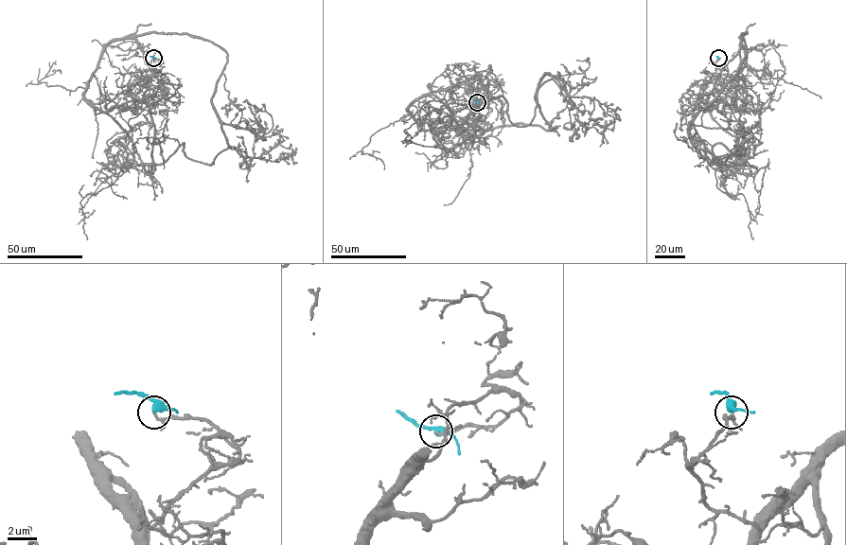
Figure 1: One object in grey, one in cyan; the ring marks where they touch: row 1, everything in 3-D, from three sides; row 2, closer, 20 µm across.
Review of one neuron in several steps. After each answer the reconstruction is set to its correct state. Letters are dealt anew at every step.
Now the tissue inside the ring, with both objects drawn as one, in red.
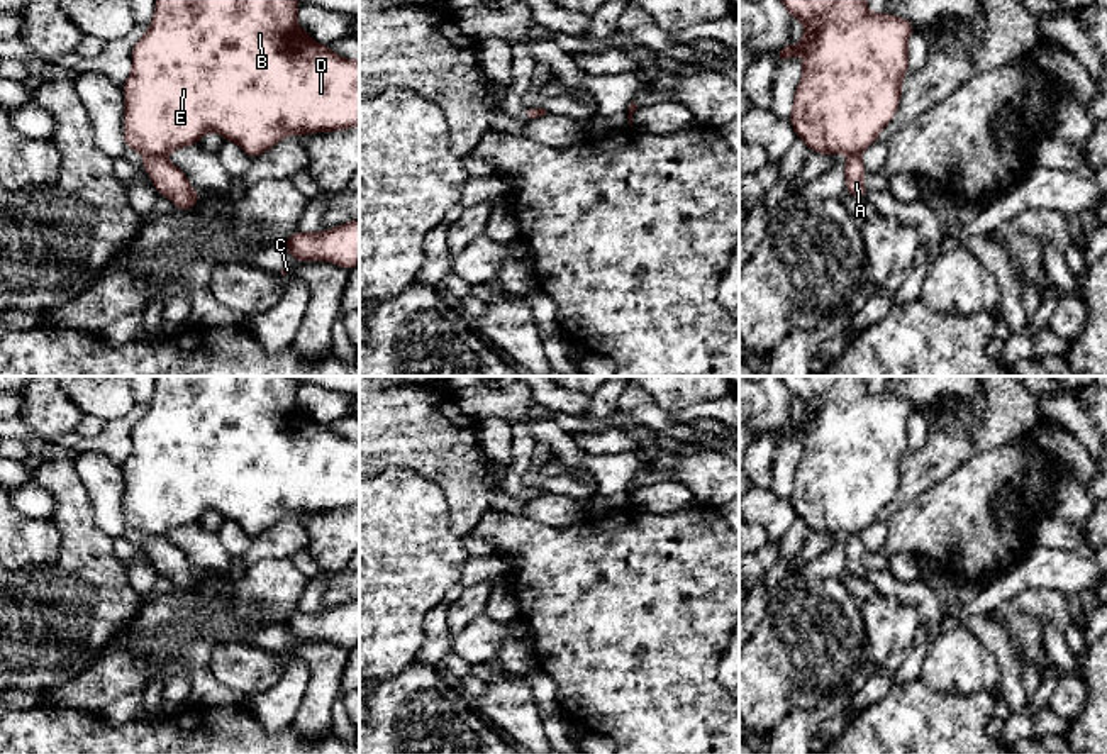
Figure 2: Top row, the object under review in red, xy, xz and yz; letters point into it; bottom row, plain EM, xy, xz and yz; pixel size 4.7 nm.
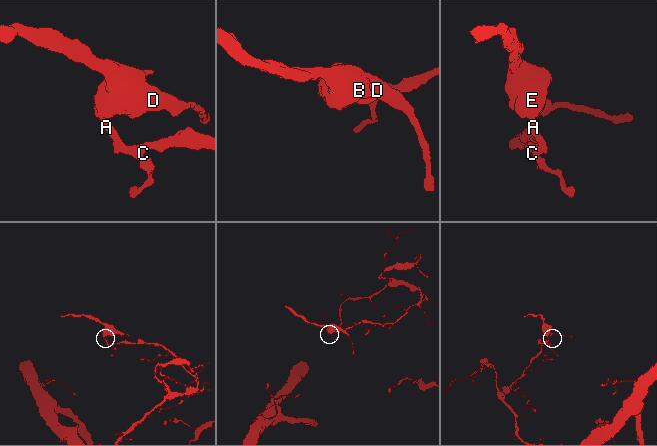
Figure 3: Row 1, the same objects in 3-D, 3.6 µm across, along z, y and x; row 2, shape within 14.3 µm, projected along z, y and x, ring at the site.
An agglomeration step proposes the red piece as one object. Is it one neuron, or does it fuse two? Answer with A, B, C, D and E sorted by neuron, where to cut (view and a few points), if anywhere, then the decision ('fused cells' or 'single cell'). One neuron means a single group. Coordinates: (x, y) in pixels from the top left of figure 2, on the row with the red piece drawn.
groups A C / B D E; cut xy (144, 155), (163, 156); fused cells

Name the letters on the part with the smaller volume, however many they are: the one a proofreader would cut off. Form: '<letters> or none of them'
B, D, E

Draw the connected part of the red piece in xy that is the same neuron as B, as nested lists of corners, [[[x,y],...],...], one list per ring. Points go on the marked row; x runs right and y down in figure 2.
[[[158,0],[149,30],[132,47],[132,73],[124,83],[124,142],[149,158],[193,146],[209,130],[219,132],[241,146],[249,158],[258,158],[285,136],[346,130],[359,125],[359,61],[344,59],[329,46],[312,41],[297,24],[298,0]]]

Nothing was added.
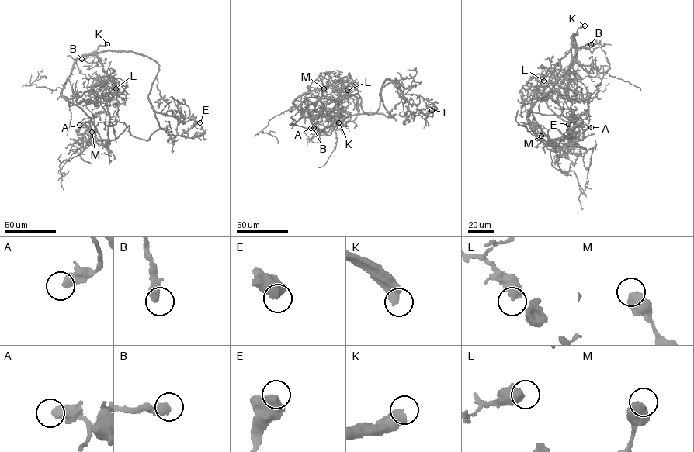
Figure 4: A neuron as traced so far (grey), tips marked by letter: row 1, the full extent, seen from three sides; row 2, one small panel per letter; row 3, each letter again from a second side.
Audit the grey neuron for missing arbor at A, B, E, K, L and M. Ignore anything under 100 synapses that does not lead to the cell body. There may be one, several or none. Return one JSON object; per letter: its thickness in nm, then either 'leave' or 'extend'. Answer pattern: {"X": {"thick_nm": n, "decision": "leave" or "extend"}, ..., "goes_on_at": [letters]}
{"A": {"thick_nm": 480, "decision": "leave"}, "B": {"thick_nm": 480, "decision": "leave"}, "E": {"thick_nm": 650, "decision": "leave"}, "K": {"thick_nm": 480, "decision": "extend"}, "L": {"thick_nm": 600, "decision": "leave"}, "M": {"thick_nm": 650, "decision": "leave"}, "goes_on_at": ["K"]}

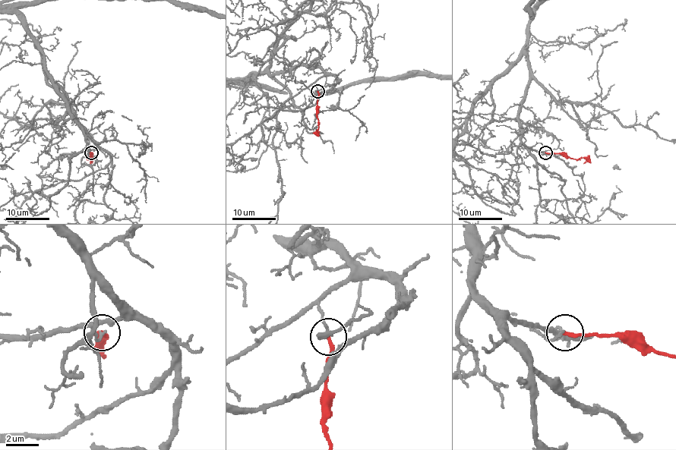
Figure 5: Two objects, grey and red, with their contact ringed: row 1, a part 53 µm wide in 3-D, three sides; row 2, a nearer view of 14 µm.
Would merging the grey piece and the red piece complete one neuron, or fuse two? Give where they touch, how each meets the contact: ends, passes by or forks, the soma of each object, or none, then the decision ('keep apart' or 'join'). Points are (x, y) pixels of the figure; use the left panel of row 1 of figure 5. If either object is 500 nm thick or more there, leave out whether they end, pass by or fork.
at (91, 152); grey ends there; red ends there; no cell body on grey; no cell body on red; keep apart

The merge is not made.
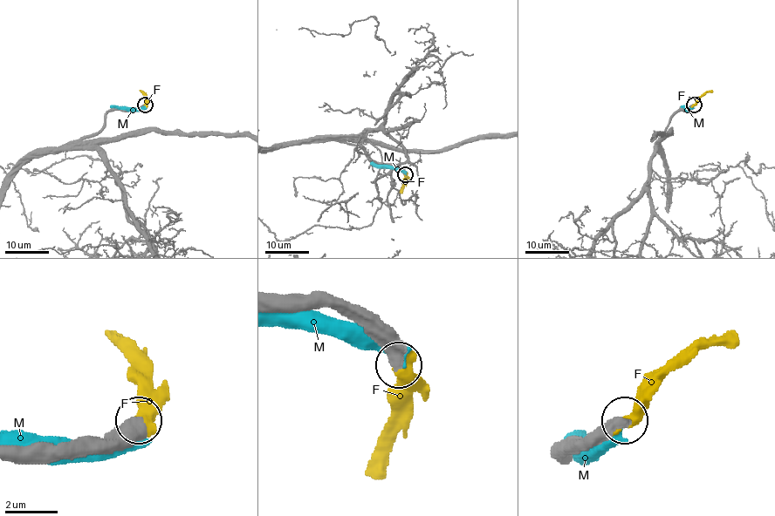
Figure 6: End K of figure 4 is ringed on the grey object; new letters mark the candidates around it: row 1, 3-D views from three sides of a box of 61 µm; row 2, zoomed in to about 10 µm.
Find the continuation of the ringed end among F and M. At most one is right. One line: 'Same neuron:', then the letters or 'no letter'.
Same neuron: F

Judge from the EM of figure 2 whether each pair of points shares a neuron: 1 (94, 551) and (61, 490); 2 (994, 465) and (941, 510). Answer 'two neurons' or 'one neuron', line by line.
1: one neuron
2: one neuron

